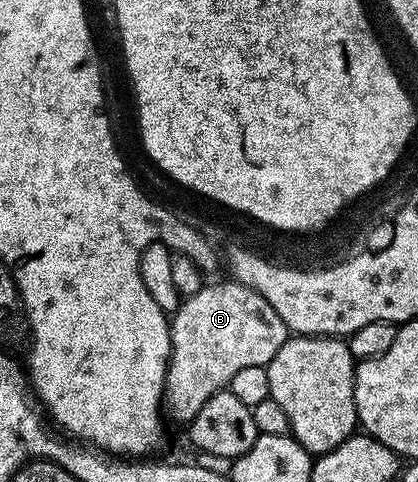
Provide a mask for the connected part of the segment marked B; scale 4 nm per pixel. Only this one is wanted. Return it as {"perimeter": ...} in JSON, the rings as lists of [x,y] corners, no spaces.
{"perimeter":[[[230,282],[231,284],[211,284],[201,287],[192,296],[186,297],[180,303],[179,309],[170,317],[169,323],[171,325],[171,356],[167,360],[167,382],[165,385],[165,408],[175,420],[183,420],[183,422],[190,422],[191,419],[197,414],[197,410],[201,410],[201,406],[213,394],[224,391],[230,385],[233,374],[237,374],[240,370],[245,370],[245,366],[261,366],[267,367],[277,354],[277,350],[281,350],[281,346],[289,338],[289,333],[285,322],[281,322],[281,318],[277,318],[277,314],[273,310],[273,306],[269,306],[269,302],[265,302],[265,298],[261,298],[261,294],[257,294],[251,288],[246,288],[244,284],[238,282]]]}

